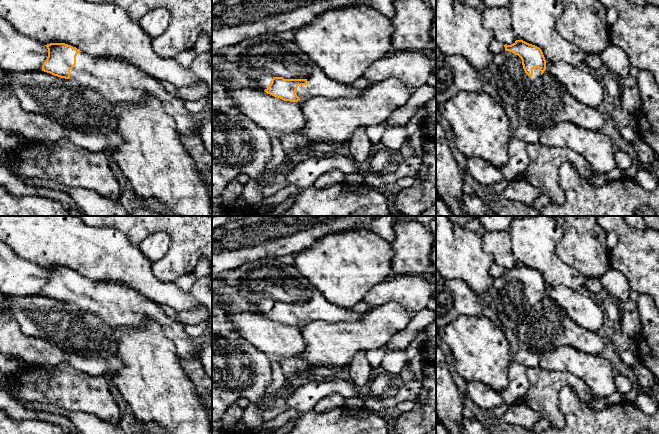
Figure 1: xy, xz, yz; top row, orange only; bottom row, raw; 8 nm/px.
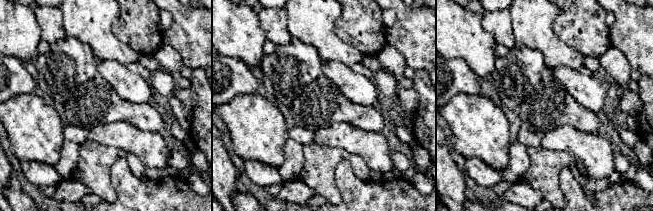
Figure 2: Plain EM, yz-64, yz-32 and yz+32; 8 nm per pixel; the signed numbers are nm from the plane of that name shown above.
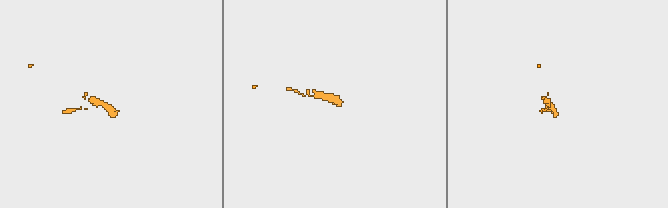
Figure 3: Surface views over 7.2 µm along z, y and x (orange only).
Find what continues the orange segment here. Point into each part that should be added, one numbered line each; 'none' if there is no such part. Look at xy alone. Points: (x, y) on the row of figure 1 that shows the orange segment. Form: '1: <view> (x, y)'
1: xy (118, 82)

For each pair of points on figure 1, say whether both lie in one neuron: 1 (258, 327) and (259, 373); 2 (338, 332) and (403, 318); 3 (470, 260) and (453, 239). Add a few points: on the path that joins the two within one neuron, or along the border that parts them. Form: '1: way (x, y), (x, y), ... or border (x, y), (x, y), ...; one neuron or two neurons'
1: border (240, 334), (262, 351), (271, 363); two neurons
2: way (354, 332), (371, 332), (387, 320); one neuron
3: way (465, 255), (454, 244); one neuron

